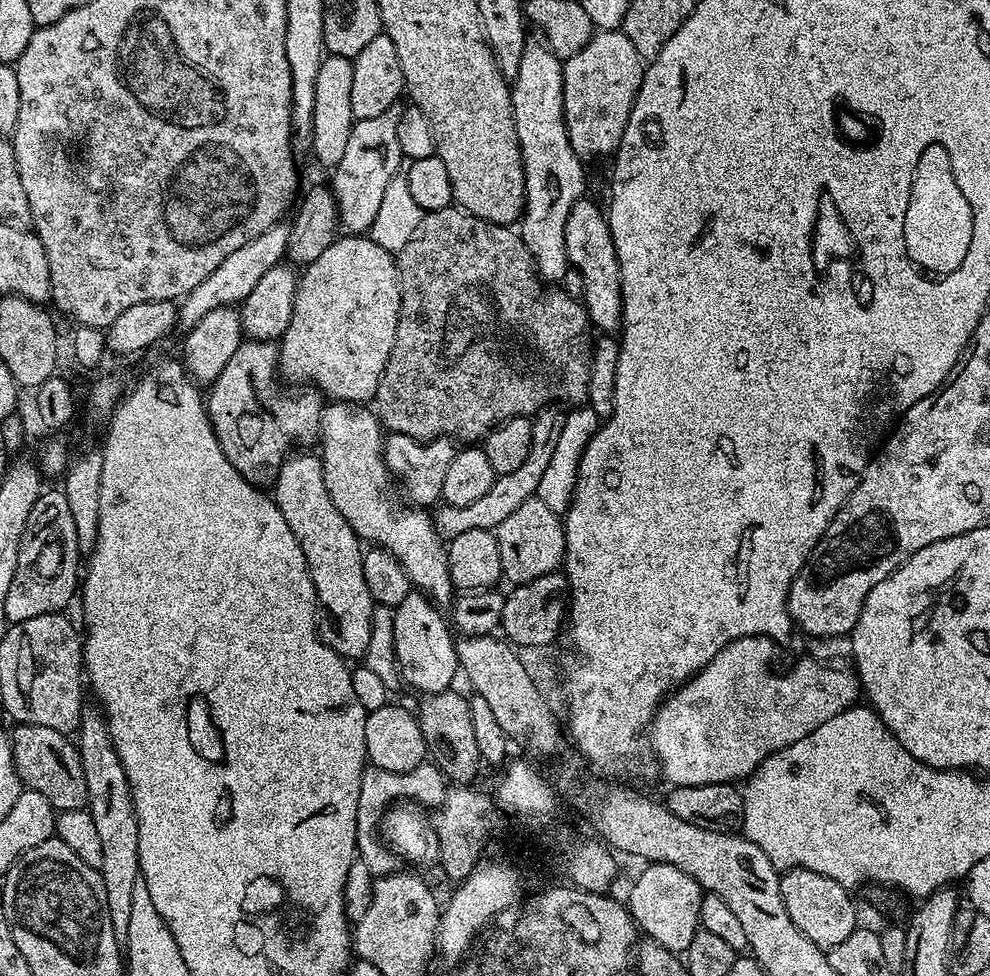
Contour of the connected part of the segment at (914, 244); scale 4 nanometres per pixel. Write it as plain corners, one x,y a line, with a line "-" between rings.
931,143
919,155
914,178
911,180
903,237
907,256
913,264
936,276
945,276
956,270
970,250
973,211
954,178
950,154
940,143

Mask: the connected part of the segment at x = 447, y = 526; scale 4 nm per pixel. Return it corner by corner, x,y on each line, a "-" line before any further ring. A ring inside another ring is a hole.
549,406
540,409
535,416
531,417
530,426
530,452
522,461
522,466
517,466
514,471
505,476
497,476
495,482
470,506
450,506
441,503
435,509
432,516
432,525
436,528
441,540
447,542
458,538
458,534
466,534
466,530
486,530
493,531
501,524
505,518
514,514
522,502
533,499
538,490
538,481
542,479
542,473
546,471
546,465
550,463
550,458
554,454
554,449
558,446
558,438
562,435
562,426
566,412
563,407

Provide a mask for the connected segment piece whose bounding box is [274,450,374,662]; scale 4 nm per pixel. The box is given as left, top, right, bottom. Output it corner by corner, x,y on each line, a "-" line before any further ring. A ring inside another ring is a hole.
307,451
289,455
280,467
274,485
274,499
278,510
282,510
282,518
286,518
286,526
294,530
294,538
298,538
302,554
306,554
306,566
322,613
318,624
319,639
330,646
330,650
343,656
345,661
356,662
366,654
366,645
370,642
374,607
370,590
366,590
366,578
362,575
365,549
346,518
338,514
338,506
330,502
330,494
326,494
324,466
319,455
307,456
304,452

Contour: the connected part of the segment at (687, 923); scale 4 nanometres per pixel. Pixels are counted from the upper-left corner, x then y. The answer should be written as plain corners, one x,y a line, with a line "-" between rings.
648,864
628,892
626,907
632,913
637,929
647,939
666,946
677,954
687,953
694,934
701,931
700,907
705,893
690,874
669,864

